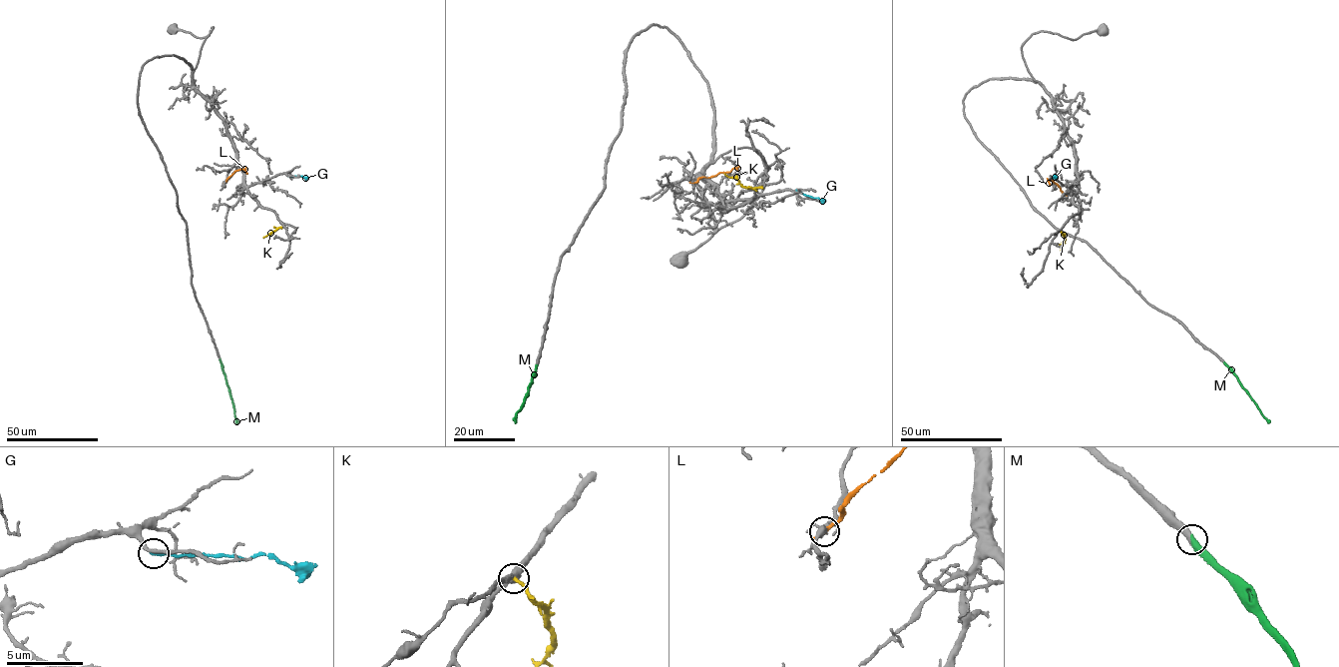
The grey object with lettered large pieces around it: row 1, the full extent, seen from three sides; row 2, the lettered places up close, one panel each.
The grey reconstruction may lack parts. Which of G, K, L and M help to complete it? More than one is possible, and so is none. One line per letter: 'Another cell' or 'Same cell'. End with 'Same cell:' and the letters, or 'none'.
G: Another cell
K: Another cell
L: Another cell
M: Same cell
Same cell: M

